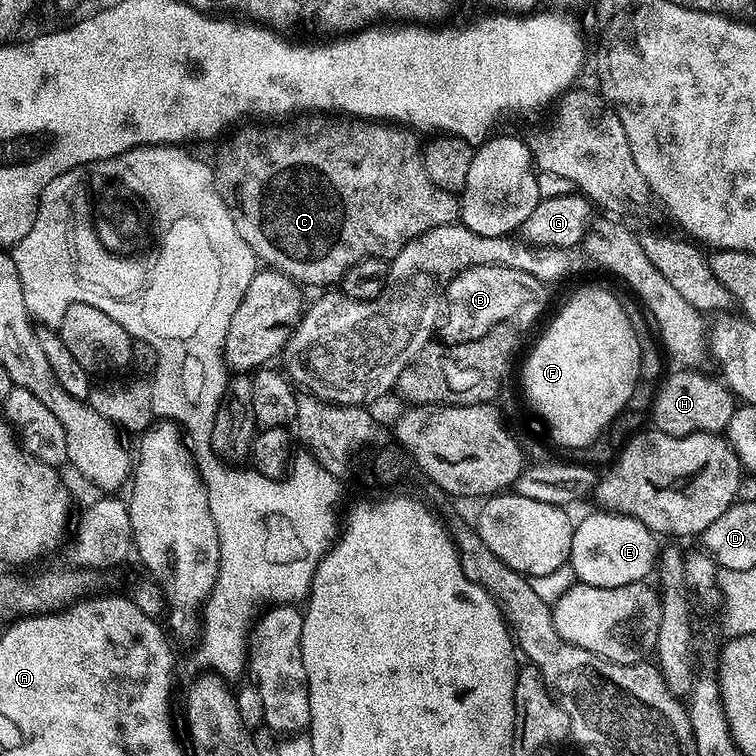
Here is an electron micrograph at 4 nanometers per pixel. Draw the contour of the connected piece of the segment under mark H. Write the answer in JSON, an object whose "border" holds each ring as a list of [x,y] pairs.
{"border":[[[676,370],[663,377],[660,389],[652,400],[652,420],[655,431],[671,436],[689,436],[699,432],[723,433],[738,407],[737,397],[728,391],[728,385],[716,380],[704,370]]]}

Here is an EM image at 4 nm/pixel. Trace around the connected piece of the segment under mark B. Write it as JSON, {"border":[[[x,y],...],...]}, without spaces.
{"border":[[[498,264],[472,265],[457,272],[446,289],[446,311],[438,332],[443,343],[461,344],[482,338],[494,326],[515,321],[519,312],[528,320],[536,320],[548,304],[549,289],[534,274]]]}

